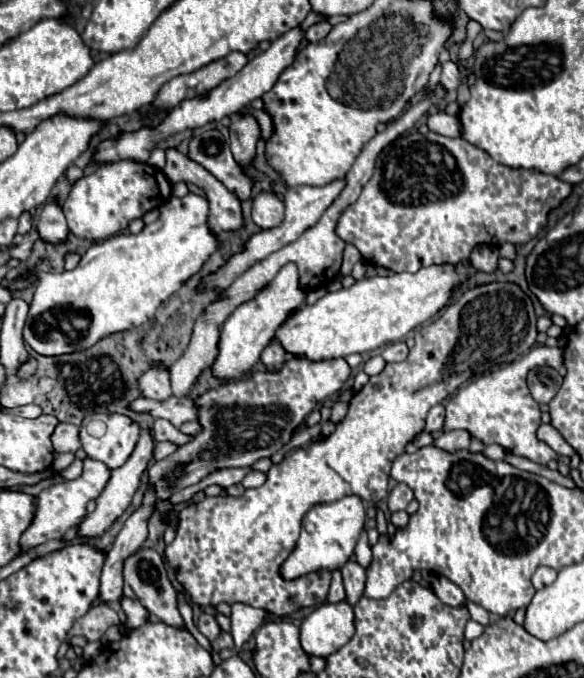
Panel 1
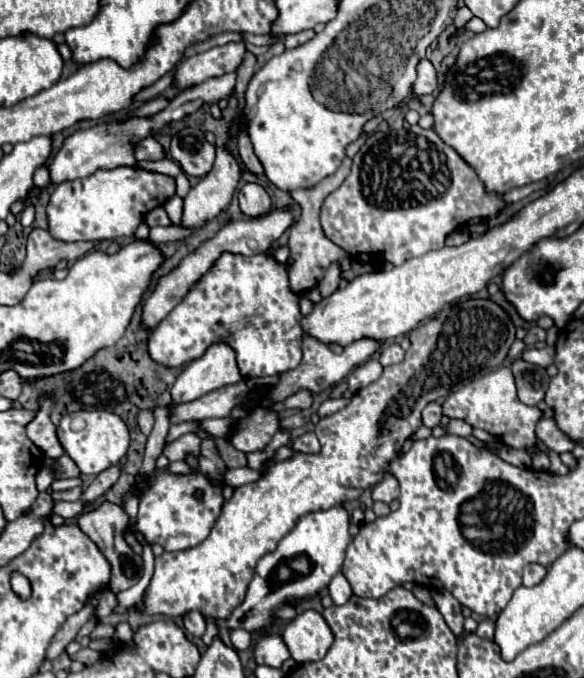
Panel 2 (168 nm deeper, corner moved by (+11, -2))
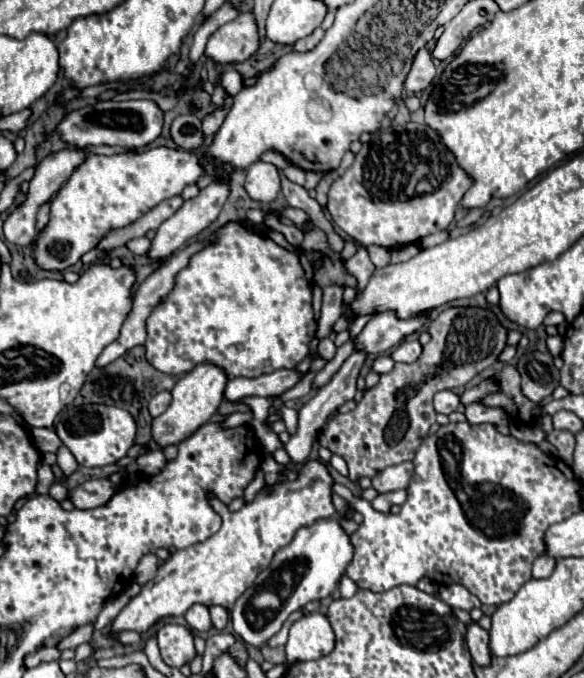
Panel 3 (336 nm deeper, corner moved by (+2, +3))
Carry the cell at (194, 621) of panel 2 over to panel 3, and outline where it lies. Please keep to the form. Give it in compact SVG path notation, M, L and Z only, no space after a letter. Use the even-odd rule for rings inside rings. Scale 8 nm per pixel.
M195 604L185 612L185 620L193 630L199 632L209 632L213 628L211 624L211 616L209 616L209 608L203 604Z

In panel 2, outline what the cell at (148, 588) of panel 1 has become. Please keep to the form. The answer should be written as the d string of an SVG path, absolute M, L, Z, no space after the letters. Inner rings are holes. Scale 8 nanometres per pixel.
M104 501L102 505L94 507L92 511L86 511L86 513L82 513L82 515L78 515L76 521L78 521L78 527L80 527L88 537L92 537L92 541L96 541L96 545L100 545L102 553L108 557L108 561L110 561L110 565L112 565L110 591L112 591L112 593L118 593L118 591L128 589L130 585L134 585L134 581L138 581L140 575L142 575L142 567L140 567L142 557L136 555L136 553L132 551L132 547L130 547L130 545L124 541L124 537L122 537L122 531L124 531L124 527L126 527L128 521L130 521L128 515L126 515L126 511L124 511L120 505L116 505L116 503Z

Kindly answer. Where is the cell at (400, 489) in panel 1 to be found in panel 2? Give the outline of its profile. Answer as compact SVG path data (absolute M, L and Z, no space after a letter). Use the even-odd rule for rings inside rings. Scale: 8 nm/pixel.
M388 473L382 481L378 481L374 487L372 487L372 499L374 501L384 501L384 503L390 503L394 499L398 499L400 495L400 489L398 489L398 481L392 473Z

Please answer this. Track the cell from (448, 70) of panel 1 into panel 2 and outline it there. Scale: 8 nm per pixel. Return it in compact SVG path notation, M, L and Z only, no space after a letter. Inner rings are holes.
M422 59L422 61L418 63L418 67L416 67L416 73L418 73L418 77L416 77L414 85L412 85L412 93L414 93L414 95L432 93L432 91L436 89L436 85L438 85L438 81L436 81L436 71L434 71L432 63L430 63L428 59Z

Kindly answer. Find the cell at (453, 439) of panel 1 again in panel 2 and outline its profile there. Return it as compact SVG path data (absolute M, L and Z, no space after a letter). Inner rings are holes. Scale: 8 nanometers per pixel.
M450 419L450 423L448 423L448 433L458 435L458 437L468 437L468 435L472 433L472 425L468 425L468 423L462 421L462 419Z

